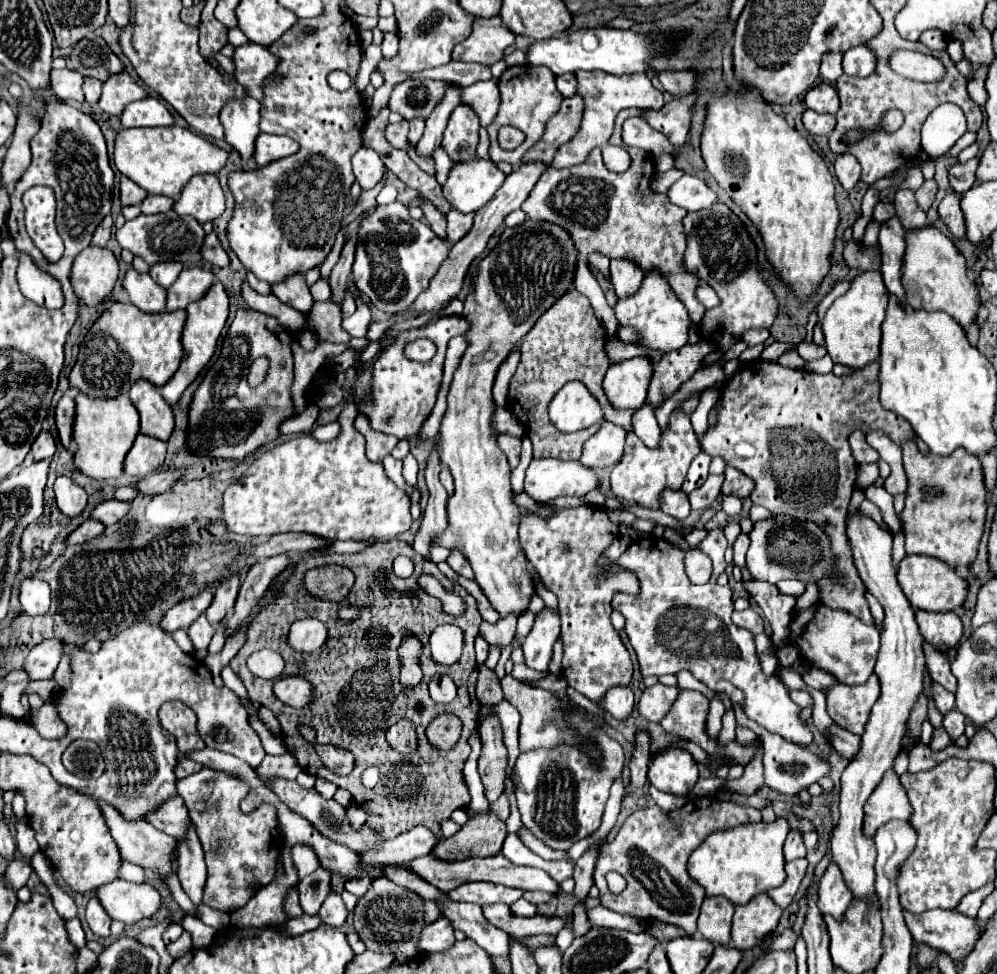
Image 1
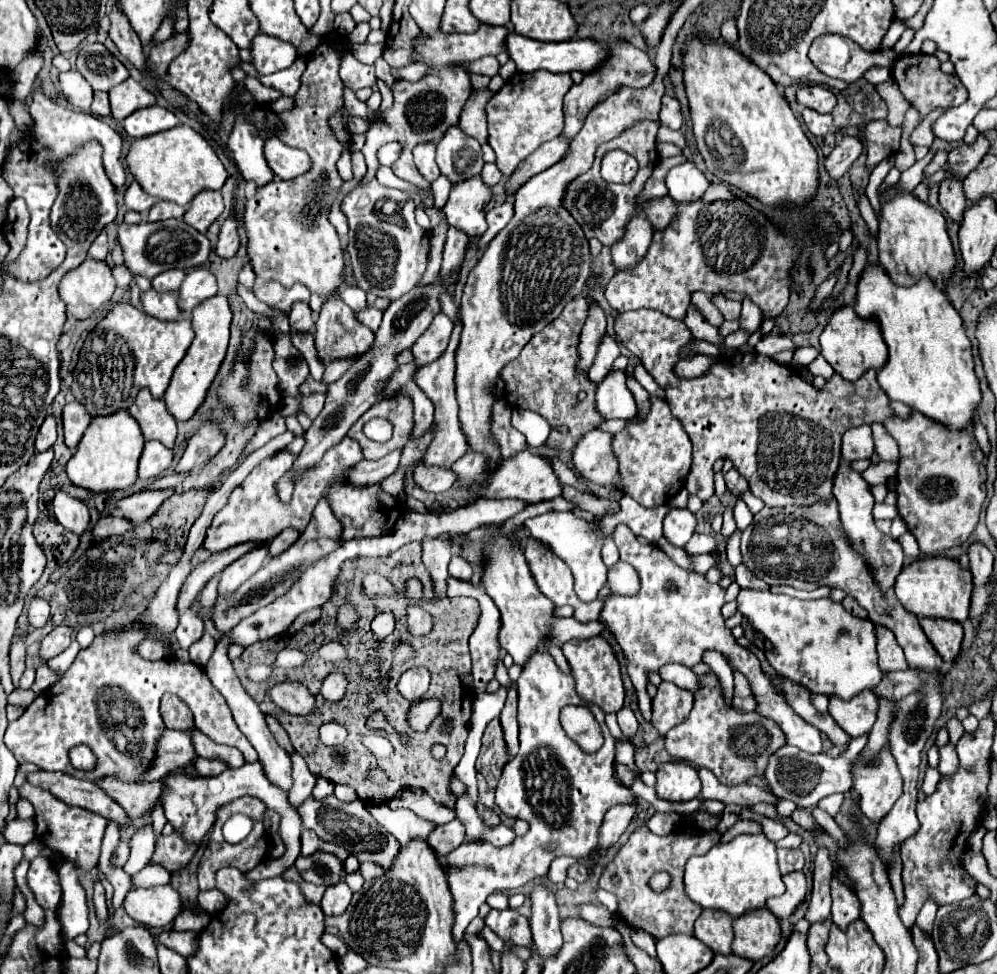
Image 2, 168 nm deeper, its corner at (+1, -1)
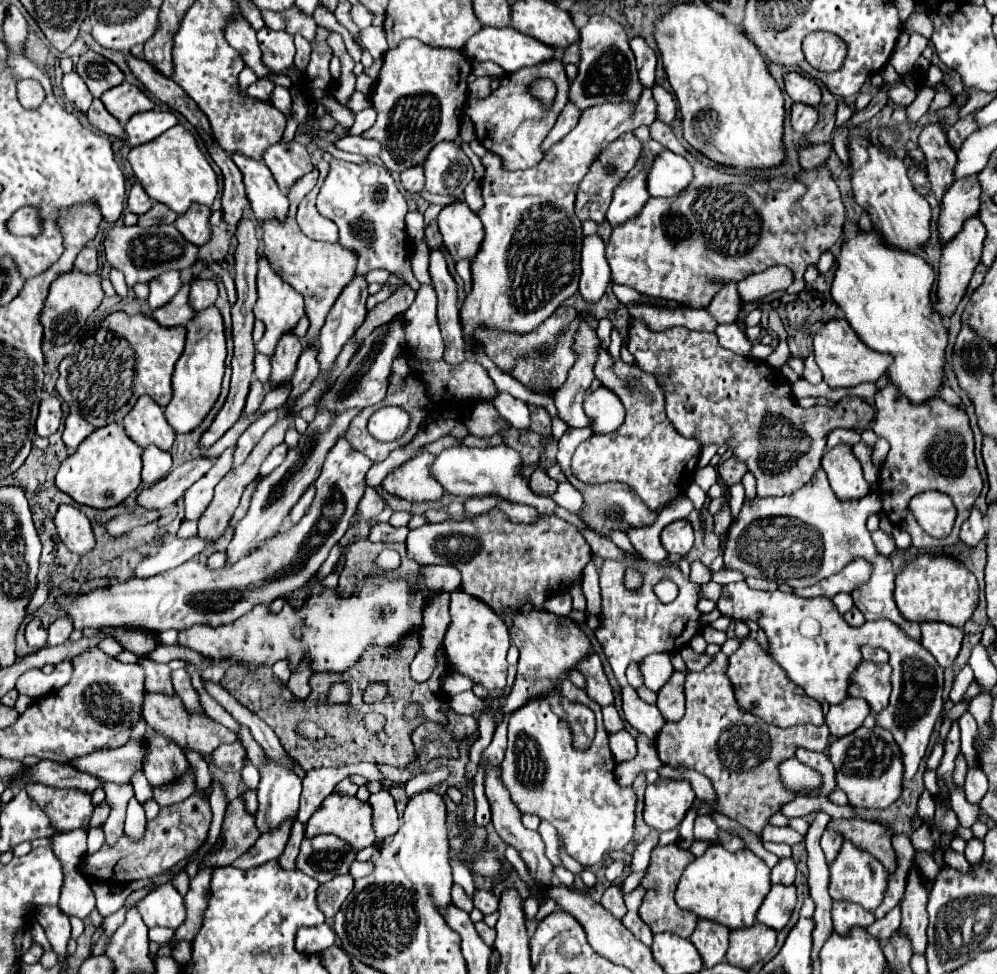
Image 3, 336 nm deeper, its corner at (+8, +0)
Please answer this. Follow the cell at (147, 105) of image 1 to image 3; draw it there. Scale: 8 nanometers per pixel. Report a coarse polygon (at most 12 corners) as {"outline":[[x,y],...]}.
{"outline":[[171,111],[135,113],[125,123],[131,147],[147,143],[173,125]]}

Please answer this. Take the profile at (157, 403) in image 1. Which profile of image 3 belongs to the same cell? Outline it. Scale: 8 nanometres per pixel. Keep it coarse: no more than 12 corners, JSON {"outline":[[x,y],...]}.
{"outline":[[147,395],[123,425],[139,447],[169,451],[175,439],[163,409]]}

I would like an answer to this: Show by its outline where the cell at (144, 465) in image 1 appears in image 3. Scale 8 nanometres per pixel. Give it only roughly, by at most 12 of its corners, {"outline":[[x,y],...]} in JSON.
{"outline":[[143,449],[143,487],[171,471],[171,453]]}

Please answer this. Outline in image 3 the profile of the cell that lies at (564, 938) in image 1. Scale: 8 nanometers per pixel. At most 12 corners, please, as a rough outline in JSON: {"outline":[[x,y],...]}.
{"outline":[[549,823],[539,825],[547,859],[553,867],[561,865],[561,841]]}

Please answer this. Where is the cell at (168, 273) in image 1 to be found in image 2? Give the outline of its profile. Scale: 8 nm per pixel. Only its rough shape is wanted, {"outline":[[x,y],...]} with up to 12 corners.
{"outline":[[166,270],[152,280],[156,292],[178,290],[184,272]]}

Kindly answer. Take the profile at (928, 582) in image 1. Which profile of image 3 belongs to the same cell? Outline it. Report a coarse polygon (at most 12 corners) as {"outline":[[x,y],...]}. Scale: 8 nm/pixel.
{"outline":[[919,553],[893,597],[909,621],[963,627],[975,575],[953,557]]}

